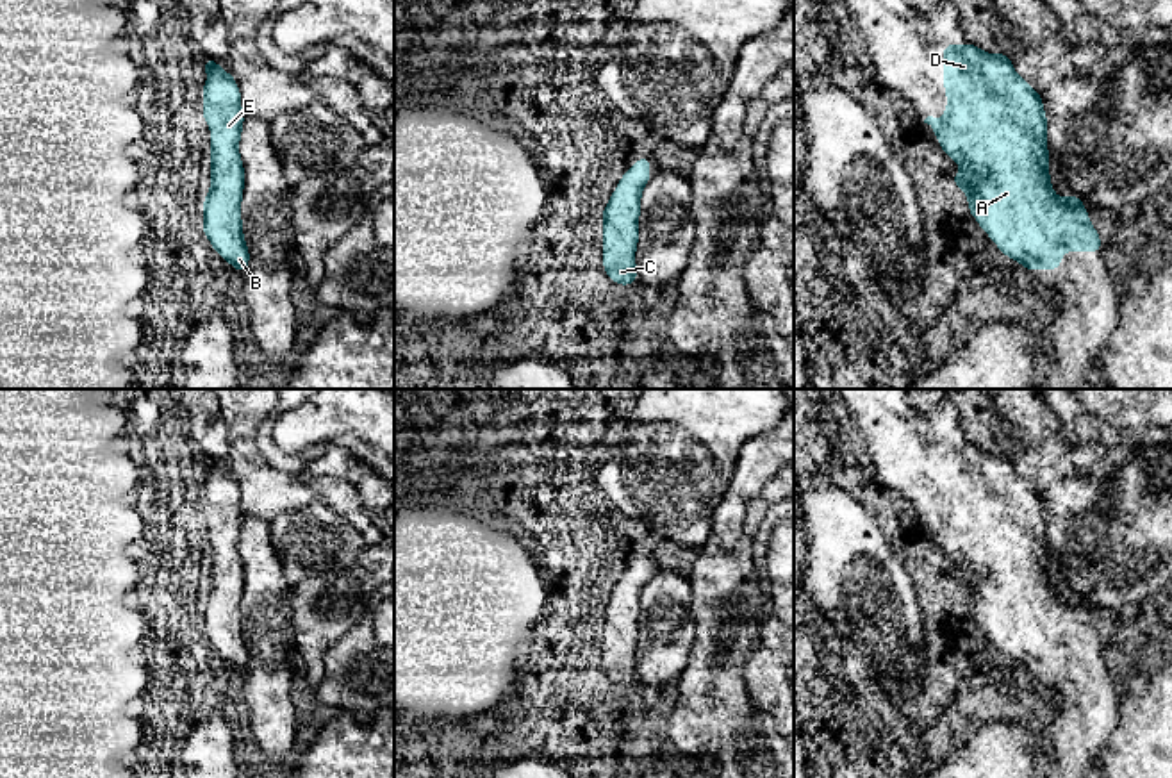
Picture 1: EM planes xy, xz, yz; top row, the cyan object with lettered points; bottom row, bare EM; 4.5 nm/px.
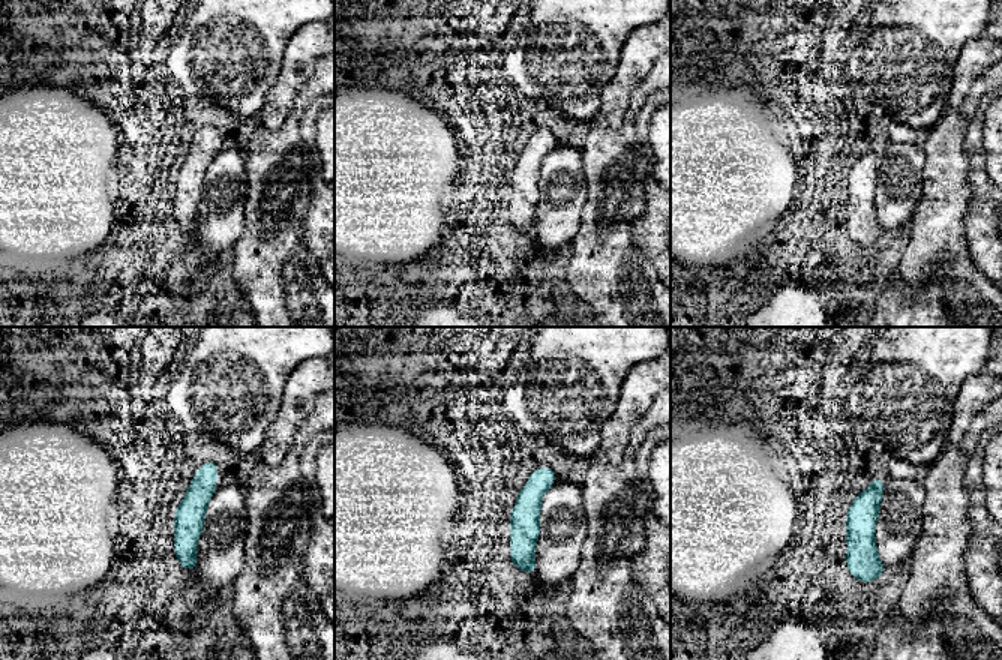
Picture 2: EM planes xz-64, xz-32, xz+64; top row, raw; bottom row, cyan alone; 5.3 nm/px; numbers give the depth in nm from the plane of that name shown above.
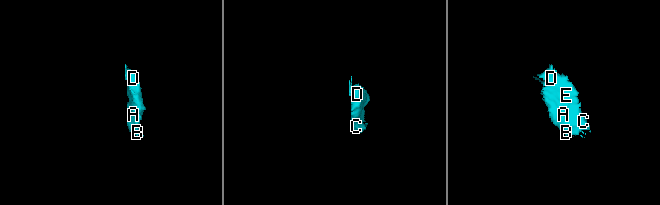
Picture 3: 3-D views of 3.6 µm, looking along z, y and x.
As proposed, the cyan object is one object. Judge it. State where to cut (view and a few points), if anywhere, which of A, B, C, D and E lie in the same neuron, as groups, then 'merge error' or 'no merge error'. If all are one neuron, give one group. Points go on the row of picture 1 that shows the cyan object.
no cut; A B C D E; no merge error

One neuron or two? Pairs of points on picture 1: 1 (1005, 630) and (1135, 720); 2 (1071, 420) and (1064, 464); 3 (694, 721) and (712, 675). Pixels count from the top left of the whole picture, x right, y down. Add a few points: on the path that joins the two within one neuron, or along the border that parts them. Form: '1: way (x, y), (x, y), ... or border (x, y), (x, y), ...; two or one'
1: border (1121, 686), (1121, 718), (1105, 748); two
2: border (1049, 407), (1071, 439), (1105, 443), (1108, 446); two
3: way (705, 711), (712, 703), (712, 686); one

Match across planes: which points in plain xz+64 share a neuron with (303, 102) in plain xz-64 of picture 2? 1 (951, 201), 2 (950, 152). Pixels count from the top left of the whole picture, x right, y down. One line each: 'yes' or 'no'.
1: yes
2: yes

